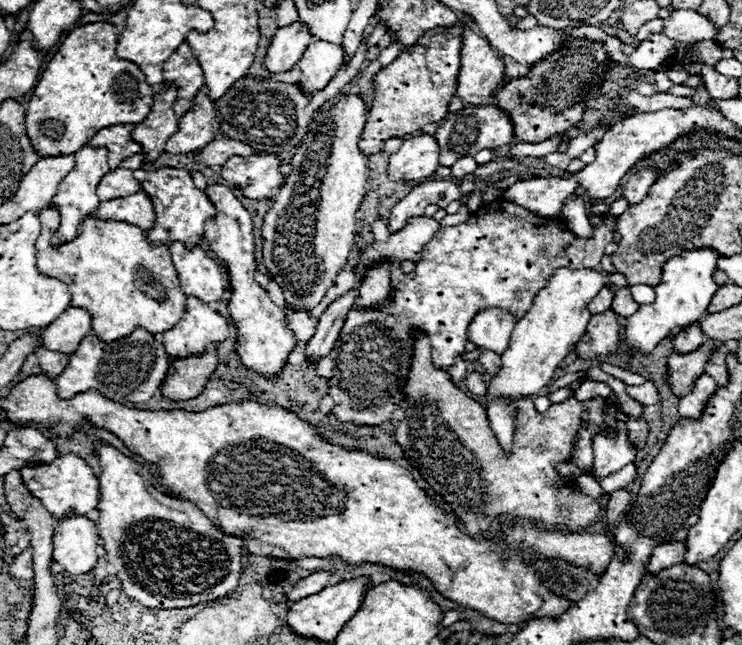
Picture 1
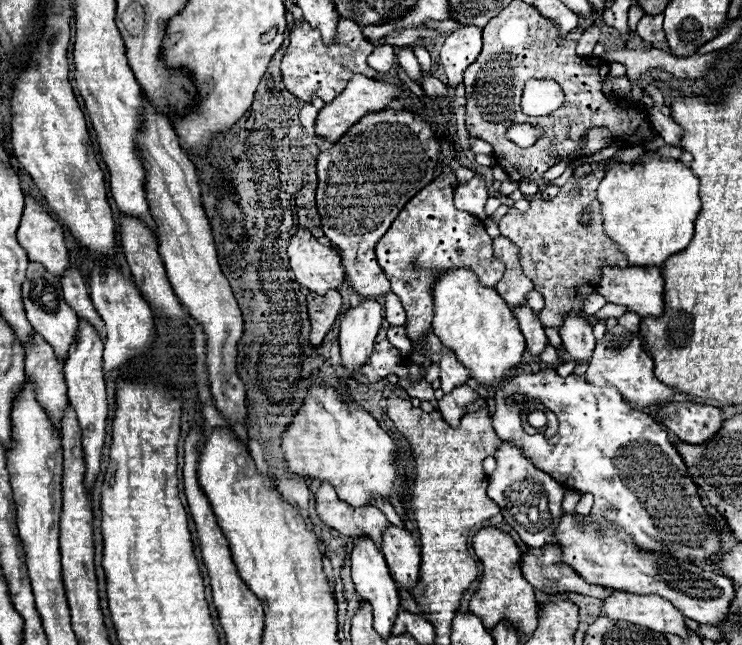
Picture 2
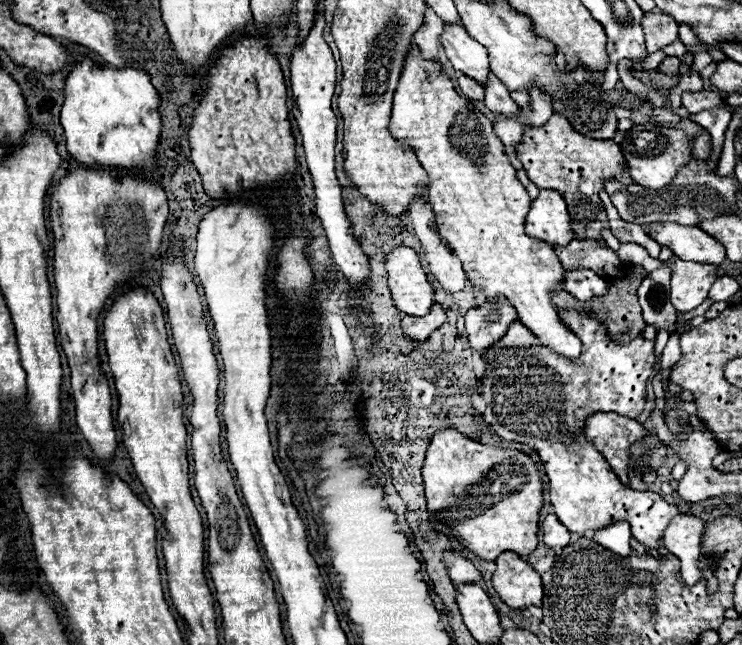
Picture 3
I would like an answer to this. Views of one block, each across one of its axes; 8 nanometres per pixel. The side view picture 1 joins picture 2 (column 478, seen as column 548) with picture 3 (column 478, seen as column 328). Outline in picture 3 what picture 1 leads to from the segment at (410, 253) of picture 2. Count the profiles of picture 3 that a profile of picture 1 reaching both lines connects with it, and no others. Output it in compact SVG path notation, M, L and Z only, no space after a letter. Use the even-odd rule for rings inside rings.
M558 308L558 316L562 324L566 324L566 328L570 328L582 340L582 354L572 360L558 356L556 352L550 352L550 348L542 346L528 328L514 320L508 326L506 334L482 354L482 360L486 362L484 378L478 380L478 394L486 402L482 418L502 440L526 444L540 456L548 476L548 492L550 504L554 506L554 514L572 534L586 536L588 530L594 532L614 520L628 520L632 526L632 536L638 538L638 542L648 548L658 548L658 540L662 538L666 526L676 514L680 514L680 510L654 492L638 492L626 488L612 472L606 458L584 436L586 418L596 412L616 412L628 418L640 416L646 400L646 382L652 376L656 364L654 342L646 340L644 336L638 336L628 344L618 344L610 340L606 326L598 318L594 318L590 310Z

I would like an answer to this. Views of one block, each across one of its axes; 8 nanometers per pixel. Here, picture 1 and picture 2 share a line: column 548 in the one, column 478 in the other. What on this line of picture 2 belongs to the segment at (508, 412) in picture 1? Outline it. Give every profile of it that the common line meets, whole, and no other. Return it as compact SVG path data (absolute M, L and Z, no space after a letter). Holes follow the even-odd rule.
M460 266L438 276L438 280L432 284L432 298L434 334L442 340L444 346L454 350L456 358L466 364L472 378L476 378L480 384L492 386L492 382L498 384L516 372L526 342L514 312L506 306L494 288L482 286L470 268Z

